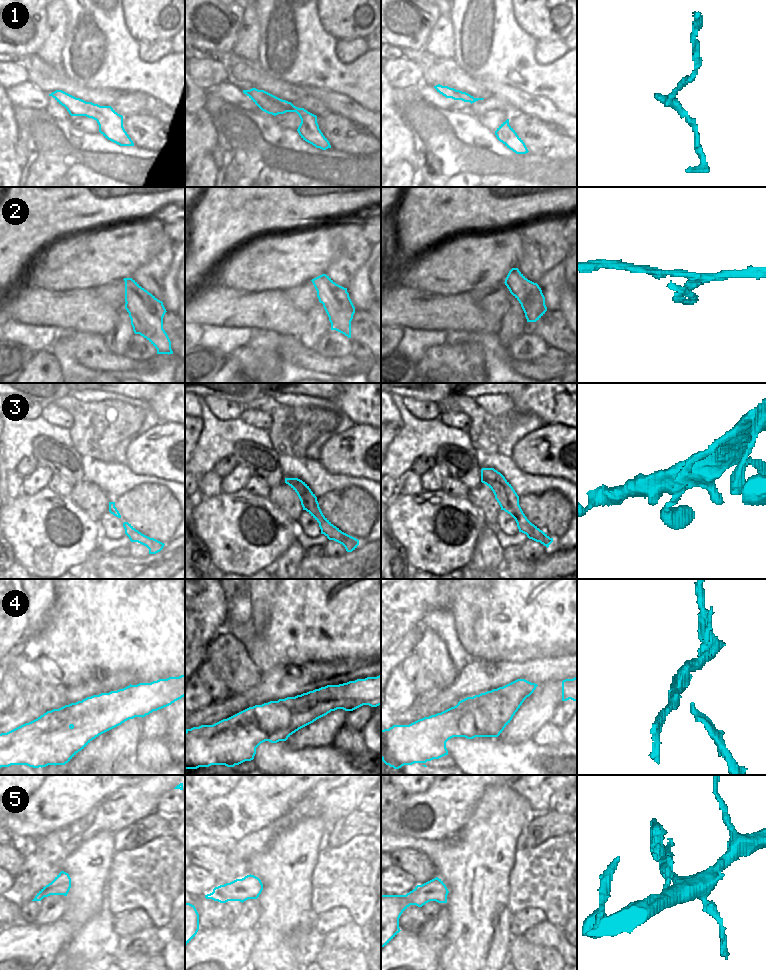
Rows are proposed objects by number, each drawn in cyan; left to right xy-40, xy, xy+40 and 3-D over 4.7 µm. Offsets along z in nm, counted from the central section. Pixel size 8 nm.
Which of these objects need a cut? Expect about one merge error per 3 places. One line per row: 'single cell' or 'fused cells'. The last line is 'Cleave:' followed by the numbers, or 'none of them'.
1: single cell
2: fused cells
3: single cell
4: fused cells
5: fused cells
Cleave: 2, 4, 5

